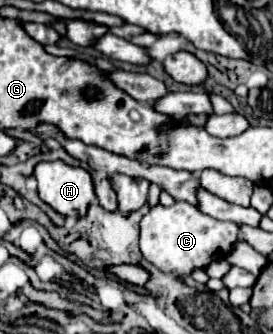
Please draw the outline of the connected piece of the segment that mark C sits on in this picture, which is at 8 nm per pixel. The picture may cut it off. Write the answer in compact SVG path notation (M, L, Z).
M176 202L170 208L156 204L140 222L140 250L142 256L162 272L188 276L194 270L206 270L214 260L224 258L238 240L238 230L240 228L234 222L208 218L188 202Z

